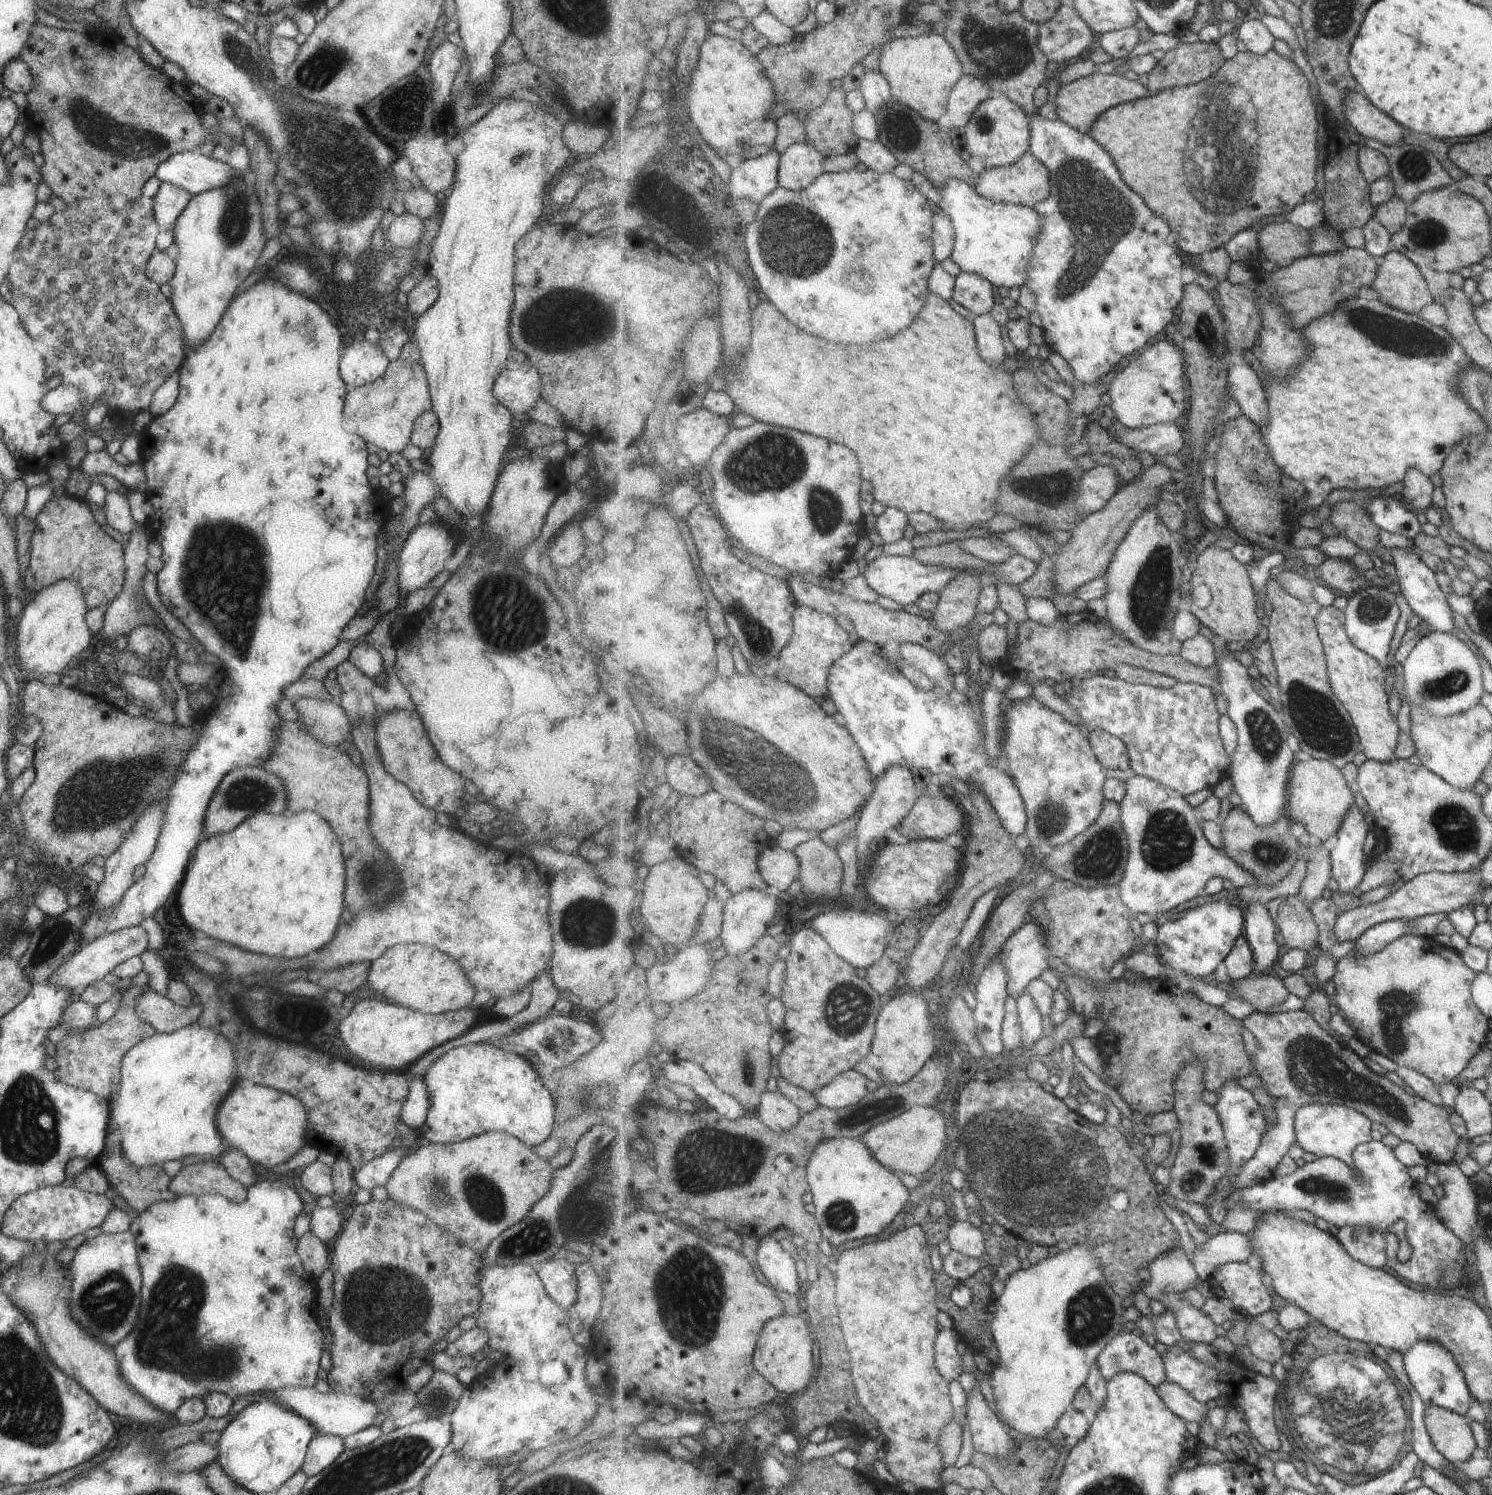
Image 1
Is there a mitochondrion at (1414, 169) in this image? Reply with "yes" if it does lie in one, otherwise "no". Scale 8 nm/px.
yes

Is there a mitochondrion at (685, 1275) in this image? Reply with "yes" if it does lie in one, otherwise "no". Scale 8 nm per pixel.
yes

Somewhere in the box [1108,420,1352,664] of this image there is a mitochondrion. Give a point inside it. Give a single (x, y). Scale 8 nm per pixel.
(1151, 594)

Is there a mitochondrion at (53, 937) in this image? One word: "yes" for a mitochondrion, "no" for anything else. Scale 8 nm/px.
yes

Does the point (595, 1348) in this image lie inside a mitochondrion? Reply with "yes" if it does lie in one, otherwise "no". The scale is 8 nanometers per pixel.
no

